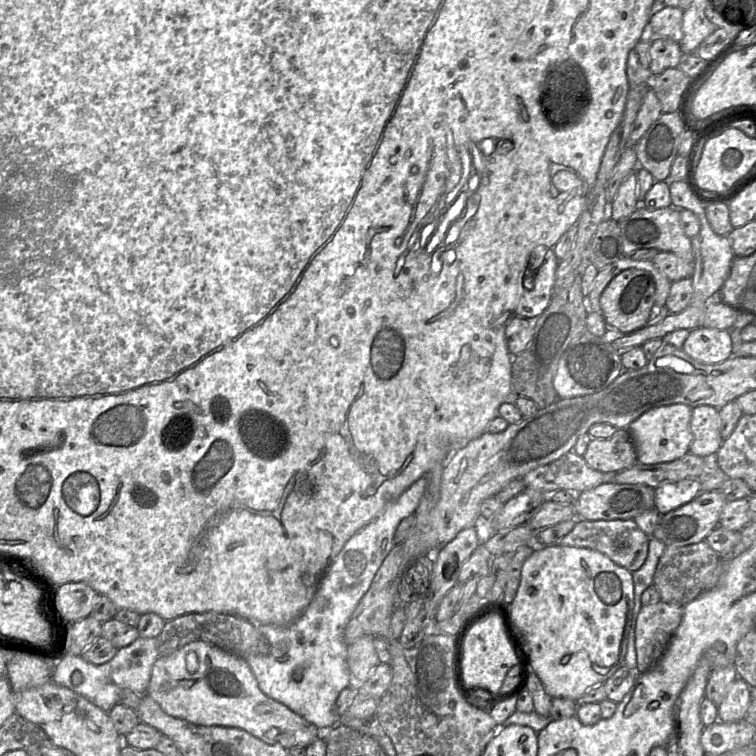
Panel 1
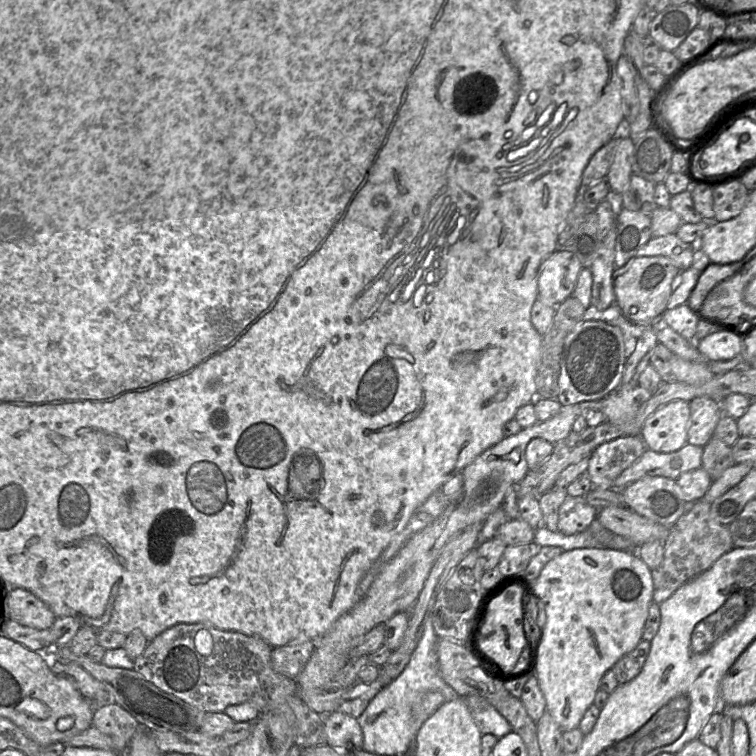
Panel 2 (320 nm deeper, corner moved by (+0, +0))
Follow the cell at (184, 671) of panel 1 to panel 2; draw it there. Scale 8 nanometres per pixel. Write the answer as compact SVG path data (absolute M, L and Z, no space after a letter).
M334 711L324 716L325 744L337 750L361 750L363 731L357 718Z

